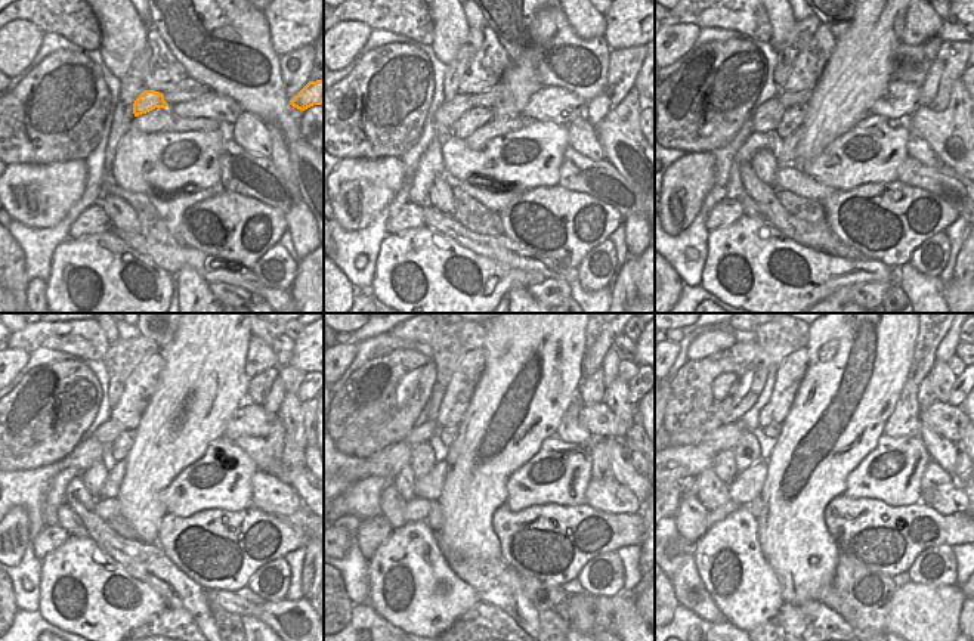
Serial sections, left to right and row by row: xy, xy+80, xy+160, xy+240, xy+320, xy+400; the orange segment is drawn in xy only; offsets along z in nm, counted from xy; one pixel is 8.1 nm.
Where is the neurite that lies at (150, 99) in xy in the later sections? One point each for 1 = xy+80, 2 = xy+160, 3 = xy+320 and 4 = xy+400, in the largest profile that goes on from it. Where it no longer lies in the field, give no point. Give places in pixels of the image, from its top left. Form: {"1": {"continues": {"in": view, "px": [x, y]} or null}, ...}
{"1": {"continues": {"in": "xy+80", "px": [448, 112]}}, "2": {"continues": {"in": "xy+160", "px": [766, 117]}}, "3": {"continues": {"in": "xy+320", "px": [387, 463]}}, "4": {"continues": {"in": "xy+400", "px": [685, 461]}}}

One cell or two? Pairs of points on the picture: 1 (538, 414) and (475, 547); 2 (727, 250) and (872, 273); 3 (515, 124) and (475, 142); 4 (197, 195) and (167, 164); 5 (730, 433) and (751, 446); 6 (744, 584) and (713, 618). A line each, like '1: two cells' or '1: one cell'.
1: one cell
2: one cell
3: one cell
4: two cells
5: two cells
6: two cells

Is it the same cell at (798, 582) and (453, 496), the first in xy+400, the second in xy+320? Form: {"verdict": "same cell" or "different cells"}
{"verdict": "same cell"}

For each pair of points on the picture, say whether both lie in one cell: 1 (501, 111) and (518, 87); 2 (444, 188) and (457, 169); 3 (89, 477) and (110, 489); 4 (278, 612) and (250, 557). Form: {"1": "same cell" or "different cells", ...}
{"1": "same cell", "2": "different cells", "3": "different cells", "4": "different cells"}

